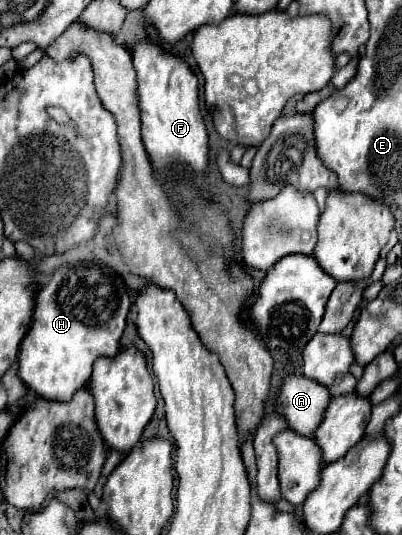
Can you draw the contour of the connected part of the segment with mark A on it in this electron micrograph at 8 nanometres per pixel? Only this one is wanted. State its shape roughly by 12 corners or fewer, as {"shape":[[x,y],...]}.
{"shape":[[304,374],[282,378],[276,410],[312,436],[330,398]]}

